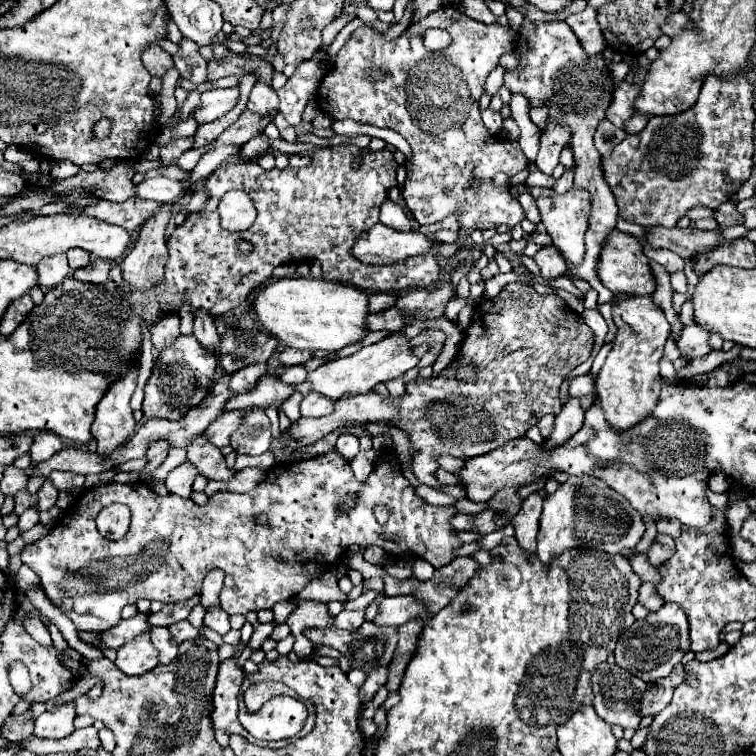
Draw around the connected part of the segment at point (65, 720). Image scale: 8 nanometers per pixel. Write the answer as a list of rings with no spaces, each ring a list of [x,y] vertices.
[[[74,703],[54,707],[52,711],[42,713],[34,723],[34,735],[42,739],[64,739],[74,731]]]

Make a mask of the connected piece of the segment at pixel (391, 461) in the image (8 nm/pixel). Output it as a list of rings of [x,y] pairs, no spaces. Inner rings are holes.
[[[328,451],[324,455],[304,459],[304,461],[286,461],[274,465],[274,469],[266,471],[266,479],[258,483],[248,493],[230,493],[220,491],[210,497],[206,507],[198,507],[190,497],[178,495],[156,495],[146,483],[108,483],[102,487],[94,487],[82,493],[76,505],[64,513],[58,525],[50,529],[42,539],[26,545],[22,549],[22,563],[30,565],[34,573],[40,577],[40,585],[46,597],[68,615],[78,631],[96,631],[102,633],[114,627],[120,621],[120,611],[128,603],[136,603],[138,599],[158,599],[164,605],[186,601],[192,595],[202,591],[202,579],[210,569],[224,569],[226,583],[224,595],[220,601],[224,611],[230,615],[260,609],[272,609],[278,601],[286,601],[296,597],[304,585],[310,581],[310,575],[320,567],[330,567],[334,561],[348,551],[350,545],[378,545],[386,553],[398,557],[404,551],[414,553],[416,557],[426,559],[436,569],[450,563],[454,559],[454,549],[460,547],[456,533],[450,529],[448,519],[456,511],[452,507],[434,507],[424,499],[416,497],[414,487],[400,471],[400,463],[394,453],[384,451],[378,455],[376,467],[370,473],[366,485],[358,485],[348,461],[336,453]],[[348,495],[356,495],[358,503],[350,511],[340,511],[340,501],[346,501]],[[114,501],[126,503],[132,509],[132,525],[128,535],[118,541],[104,539],[96,529],[96,515],[102,507],[112,505]],[[386,505],[390,509],[390,517],[386,525],[380,525],[374,517],[374,507]],[[256,513],[266,513],[270,527],[260,527],[254,523]]]

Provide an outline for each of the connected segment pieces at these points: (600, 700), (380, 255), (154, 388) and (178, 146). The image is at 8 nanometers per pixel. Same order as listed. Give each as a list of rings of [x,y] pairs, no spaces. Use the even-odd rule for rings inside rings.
[[[600,663],[592,675],[594,709],[610,725],[638,729],[638,703],[646,687],[640,679],[624,679],[618,665]]]
[[[376,223],[368,233],[364,233],[356,247],[352,249],[356,259],[368,265],[392,265],[406,261],[416,255],[432,255],[434,249],[432,237],[420,231],[394,231],[382,223]]]
[[[180,335],[168,349],[160,353],[156,359],[156,367],[144,387],[144,415],[148,419],[168,419],[178,421],[184,417],[192,407],[198,407],[208,389],[214,383],[218,371],[218,355],[206,349],[194,335]]]
[[[180,139],[176,143],[168,143],[168,147],[162,147],[162,169],[164,167],[170,167],[170,165],[176,165],[178,157],[192,147],[192,139]]]

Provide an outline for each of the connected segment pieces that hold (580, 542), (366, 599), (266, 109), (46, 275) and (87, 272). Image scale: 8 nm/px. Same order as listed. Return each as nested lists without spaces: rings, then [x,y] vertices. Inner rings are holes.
[[[594,475],[570,477],[556,493],[544,499],[544,511],[540,515],[538,531],[538,557],[542,563],[550,563],[568,547],[588,547],[606,553],[620,553],[634,549],[644,535],[642,515],[620,497],[612,487]]]
[[[366,591],[366,593],[362,593],[358,599],[354,599],[354,601],[350,601],[350,603],[346,601],[346,607],[348,607],[348,609],[366,609],[376,595],[378,595],[376,591]]]
[[[256,83],[252,87],[250,99],[248,99],[248,109],[258,113],[258,115],[270,115],[274,117],[278,113],[278,95],[274,89],[264,87],[262,83]]]
[[[54,255],[52,259],[44,259],[38,267],[38,279],[44,287],[56,287],[70,275],[70,265],[66,255]]]
[[[92,259],[92,263],[90,263],[88,267],[76,269],[72,277],[74,277],[76,281],[82,281],[82,283],[100,285],[100,283],[106,283],[106,281],[108,281],[108,269],[110,269],[110,263],[108,263],[108,261]]]

